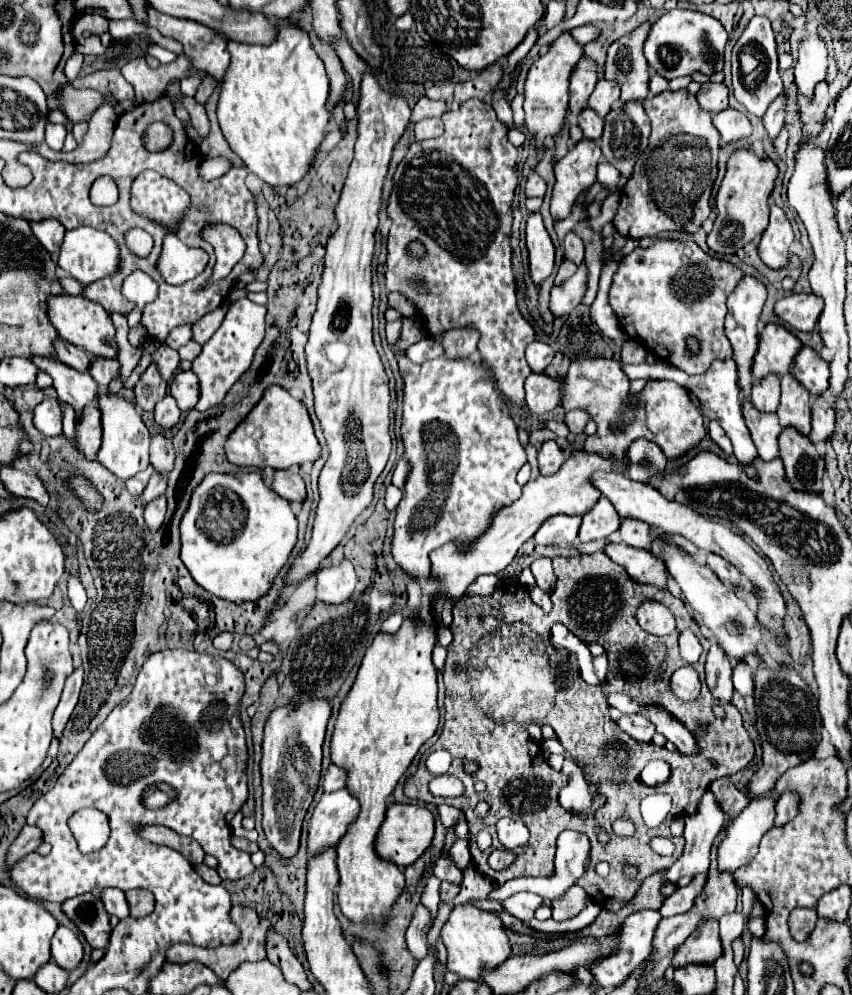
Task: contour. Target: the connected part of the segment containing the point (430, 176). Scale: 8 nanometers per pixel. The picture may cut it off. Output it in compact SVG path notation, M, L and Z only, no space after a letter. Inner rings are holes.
M479 99L461 103L459 111L447 111L443 115L445 133L437 139L425 139L411 145L411 155L403 159L393 175L393 189L387 203L387 215L393 223L387 237L387 261L385 261L385 287L405 295L417 309L427 333L443 333L447 329L475 329L479 331L481 361L489 365L495 375L499 391L517 407L525 409L525 379L533 373L525 361L525 345L535 341L533 325L517 309L515 277L511 271L511 203L517 187L517 147L507 139L507 127L497 119L493 107ZM411 241L425 245L425 255L415 259L407 253ZM419 275L429 283L427 291L415 291L403 279Z

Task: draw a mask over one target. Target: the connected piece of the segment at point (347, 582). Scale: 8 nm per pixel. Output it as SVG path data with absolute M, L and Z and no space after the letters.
M349 559L317 571L317 599L323 603L343 603L355 589L355 567Z

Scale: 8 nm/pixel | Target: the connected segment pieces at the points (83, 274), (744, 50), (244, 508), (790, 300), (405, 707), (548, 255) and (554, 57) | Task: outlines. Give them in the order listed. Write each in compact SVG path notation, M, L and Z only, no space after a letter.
M79 227L73 231L65 231L57 267L63 269L67 275L75 277L79 283L87 285L91 281L107 277L111 275L111 271L115 271L117 265L119 265L119 247L107 233L97 231L93 227Z
M753 17L745 27L743 35L737 39L733 49L733 95L735 99L747 107L757 117L763 117L771 99L775 99L783 91L783 83L779 77L779 63L775 51L775 33L771 29L771 21L767 17Z
M259 473L205 475L191 495L179 531L181 561L191 577L211 595L235 603L263 597L297 543L297 519L289 503L267 487Z
M791 293L775 303L775 313L799 331L813 331L823 311L823 299L815 293Z
M405 619L399 633L395 635L379 633L373 645L367 649L357 673L357 679L339 709L339 717L331 739L331 761L347 773L347 789L351 795L357 797L361 807L359 815L349 825L347 833L337 845L337 869L341 875L337 897L339 897L343 915L347 915L351 921L381 921L391 909L391 905L395 903L395 899L399 897L405 883L403 873L395 863L387 859L379 859L375 851L375 839L381 823L385 821L387 799L391 797L399 779L409 769L419 747L429 737L433 737L439 725L437 675L435 675L437 671L431 659L433 645L435 645L435 629L431 629L427 623L423 623L421 627L413 627L411 621Z
M539 211L531 213L527 219L527 249L529 249L531 279L535 285L539 285L551 275L555 259L555 249Z
M563 33L551 43L549 53L535 59L533 65L529 67L525 81L525 101L523 101L525 127L531 133L535 149L541 157L549 149L547 141L555 139L565 127L565 117L569 113L569 75L575 63L581 59L581 55L583 55L581 45L569 33Z

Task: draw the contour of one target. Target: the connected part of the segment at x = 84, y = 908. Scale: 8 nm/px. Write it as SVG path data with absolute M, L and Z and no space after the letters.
M83 893L71 897L63 903L63 911L67 917L85 933L85 939L93 949L105 949L111 935L109 915L105 905L93 893Z

